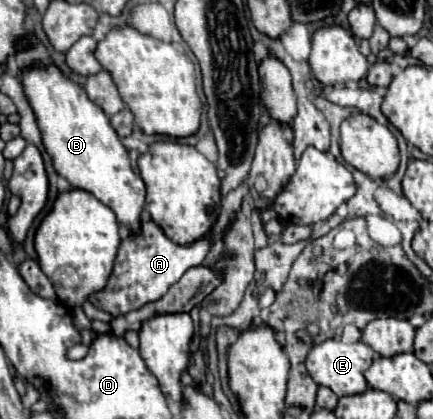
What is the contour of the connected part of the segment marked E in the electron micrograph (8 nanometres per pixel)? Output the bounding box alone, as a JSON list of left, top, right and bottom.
[306,339,374,397]

